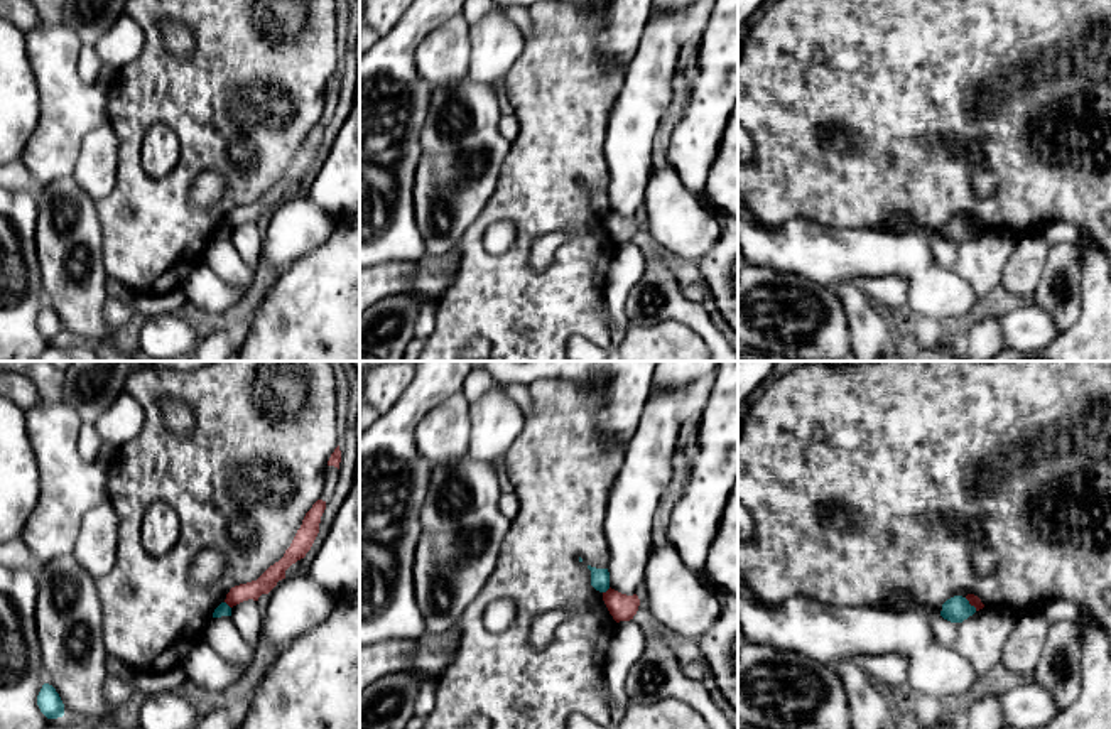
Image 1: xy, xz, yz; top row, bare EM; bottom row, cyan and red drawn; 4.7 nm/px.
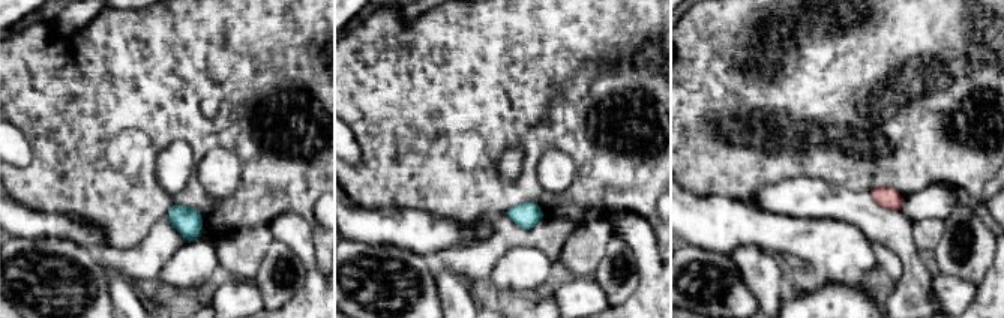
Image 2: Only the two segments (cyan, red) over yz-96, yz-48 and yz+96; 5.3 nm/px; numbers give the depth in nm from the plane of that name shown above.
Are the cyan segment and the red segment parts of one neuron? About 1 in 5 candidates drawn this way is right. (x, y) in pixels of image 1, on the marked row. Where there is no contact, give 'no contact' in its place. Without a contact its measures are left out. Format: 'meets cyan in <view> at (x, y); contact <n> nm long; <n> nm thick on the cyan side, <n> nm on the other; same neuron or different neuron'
meets cyan in yz at (970, 604); contact 90 nm long; 120 nm thick on the cyan side, 50 nm on the other; different neuron

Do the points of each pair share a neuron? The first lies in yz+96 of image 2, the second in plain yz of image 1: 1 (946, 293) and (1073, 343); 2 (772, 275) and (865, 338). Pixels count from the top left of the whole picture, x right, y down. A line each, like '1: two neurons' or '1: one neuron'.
1: two neurons
2: one neuron

